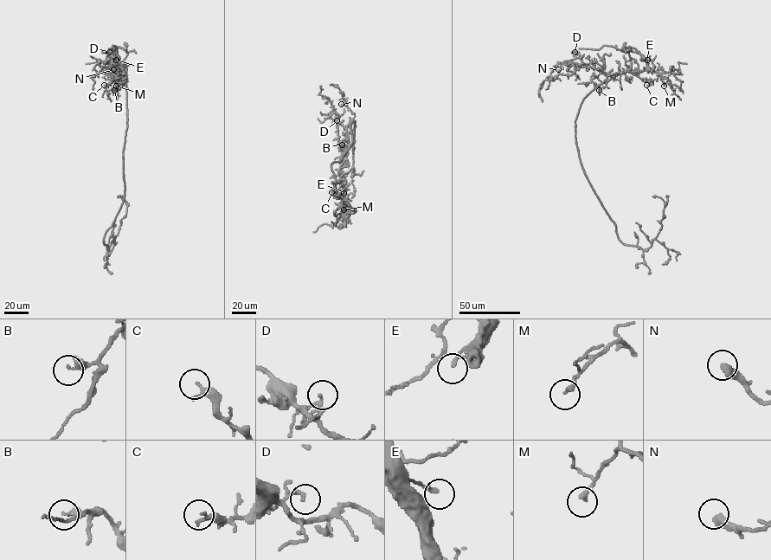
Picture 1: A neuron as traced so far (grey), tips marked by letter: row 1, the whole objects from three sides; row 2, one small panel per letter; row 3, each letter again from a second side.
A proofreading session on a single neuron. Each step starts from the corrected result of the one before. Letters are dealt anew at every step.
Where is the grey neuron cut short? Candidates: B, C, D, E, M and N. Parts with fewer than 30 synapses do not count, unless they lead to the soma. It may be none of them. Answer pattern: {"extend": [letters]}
{"extend": []}

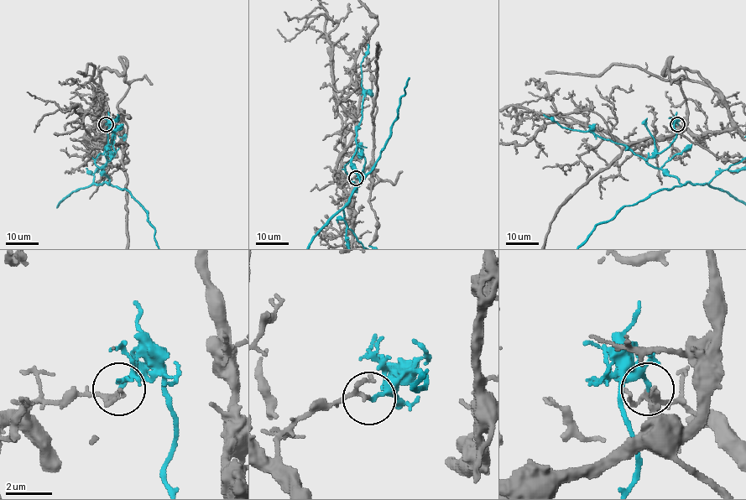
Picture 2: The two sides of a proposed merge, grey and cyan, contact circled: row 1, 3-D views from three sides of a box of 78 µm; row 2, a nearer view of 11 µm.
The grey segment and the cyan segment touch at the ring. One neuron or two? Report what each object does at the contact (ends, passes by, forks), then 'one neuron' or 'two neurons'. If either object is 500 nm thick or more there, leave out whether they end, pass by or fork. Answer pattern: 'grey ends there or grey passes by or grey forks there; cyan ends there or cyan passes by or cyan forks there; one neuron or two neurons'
grey passes by; cyan ends there; two neurons

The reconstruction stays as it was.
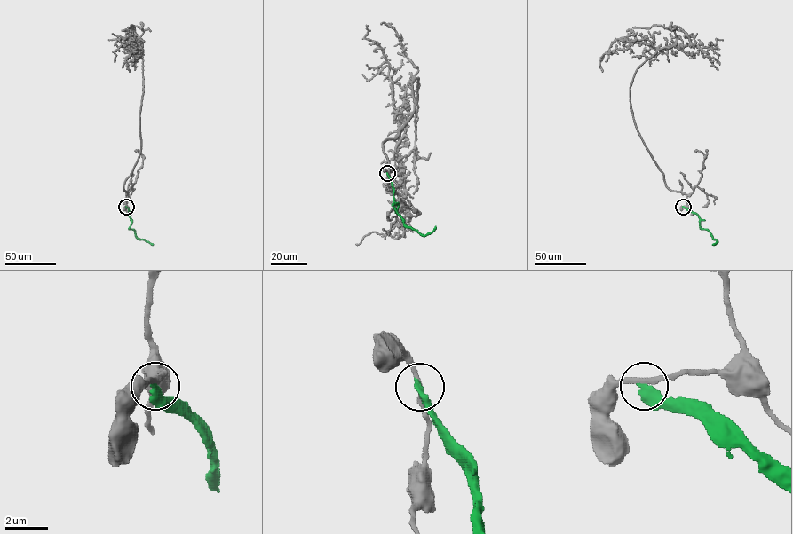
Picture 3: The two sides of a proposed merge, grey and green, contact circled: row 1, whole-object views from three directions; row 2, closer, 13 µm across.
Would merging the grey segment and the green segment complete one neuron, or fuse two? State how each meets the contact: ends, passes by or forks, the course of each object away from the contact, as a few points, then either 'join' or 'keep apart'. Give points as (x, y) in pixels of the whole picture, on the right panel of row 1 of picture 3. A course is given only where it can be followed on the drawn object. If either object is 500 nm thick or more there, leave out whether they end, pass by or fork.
grey passes by; green ends; course grey (683, 207), (630, 87), (676, 44), (670, 26), (688, 36), (616, 49), (602, 71); course green (683, 207), (696, 214), (700, 228), (708, 230), (717, 241), (712, 245); keep apart

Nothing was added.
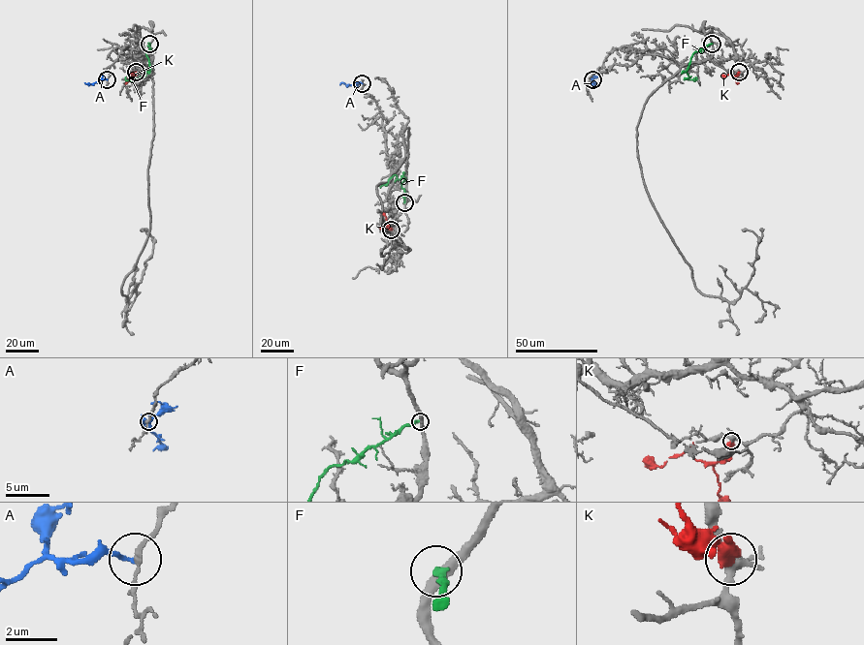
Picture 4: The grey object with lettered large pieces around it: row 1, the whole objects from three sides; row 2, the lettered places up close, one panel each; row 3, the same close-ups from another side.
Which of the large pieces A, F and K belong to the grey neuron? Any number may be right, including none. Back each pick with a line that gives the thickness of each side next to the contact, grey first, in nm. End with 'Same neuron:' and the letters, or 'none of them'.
Same neuron: none of them

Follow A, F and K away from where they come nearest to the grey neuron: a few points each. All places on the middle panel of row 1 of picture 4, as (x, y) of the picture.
A: (362, 83), (339, 84)
F: (403, 202), (403, 176), (399, 179), (394, 174), (387, 183), (380, 186)
K: (391, 230), (383, 212)

